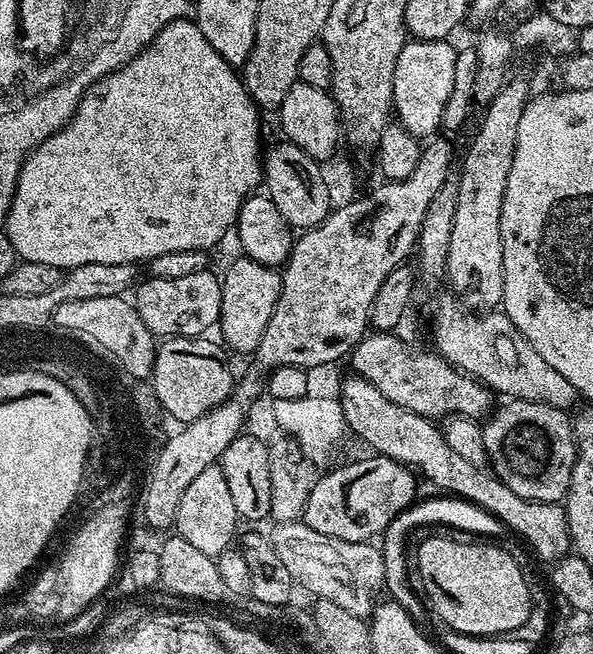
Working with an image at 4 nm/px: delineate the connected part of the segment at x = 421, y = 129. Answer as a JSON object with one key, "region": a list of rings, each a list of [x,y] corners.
{"region":[[[412,38],[402,46],[402,54],[398,54],[398,62],[394,66],[392,107],[399,123],[414,137],[431,137],[435,133],[432,131],[442,125],[446,102],[450,102],[450,90],[454,90],[454,62],[458,48],[452,43],[451,39]]]}

